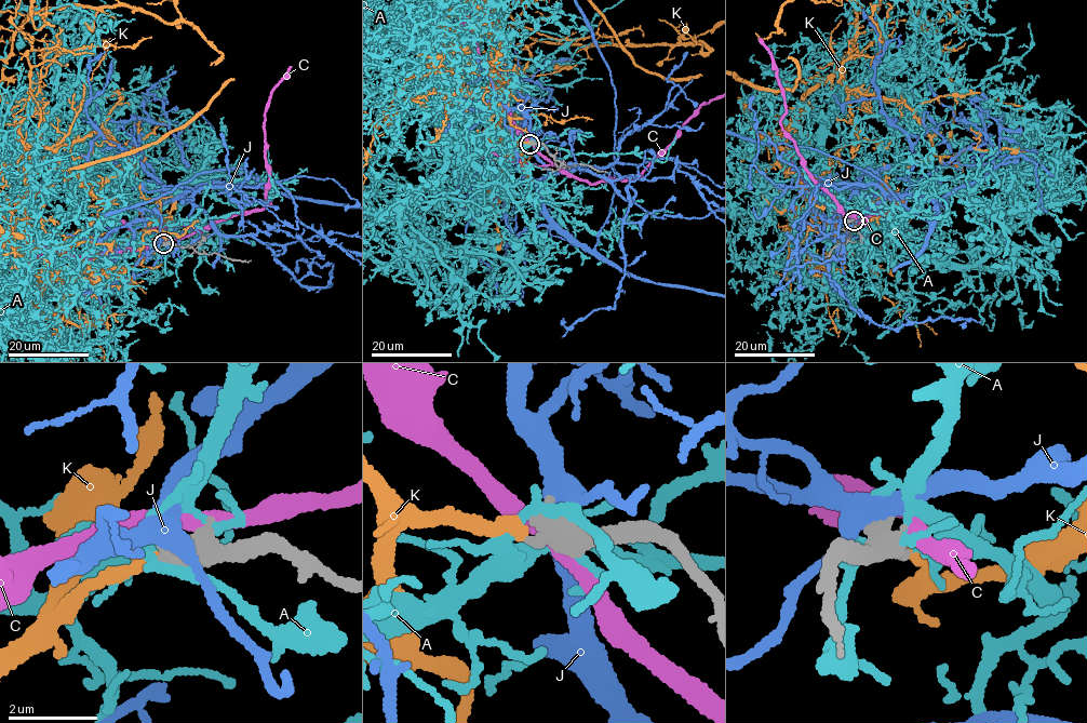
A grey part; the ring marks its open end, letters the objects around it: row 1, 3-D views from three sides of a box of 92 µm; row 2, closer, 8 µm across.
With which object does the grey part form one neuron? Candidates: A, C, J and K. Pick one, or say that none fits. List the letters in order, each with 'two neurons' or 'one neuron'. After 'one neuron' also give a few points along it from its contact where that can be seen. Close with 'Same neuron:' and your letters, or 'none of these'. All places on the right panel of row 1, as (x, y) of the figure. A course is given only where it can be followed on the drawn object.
A: two neurons
C: two neurons
J: two neurons
K: one neuron
Same neuron: K

